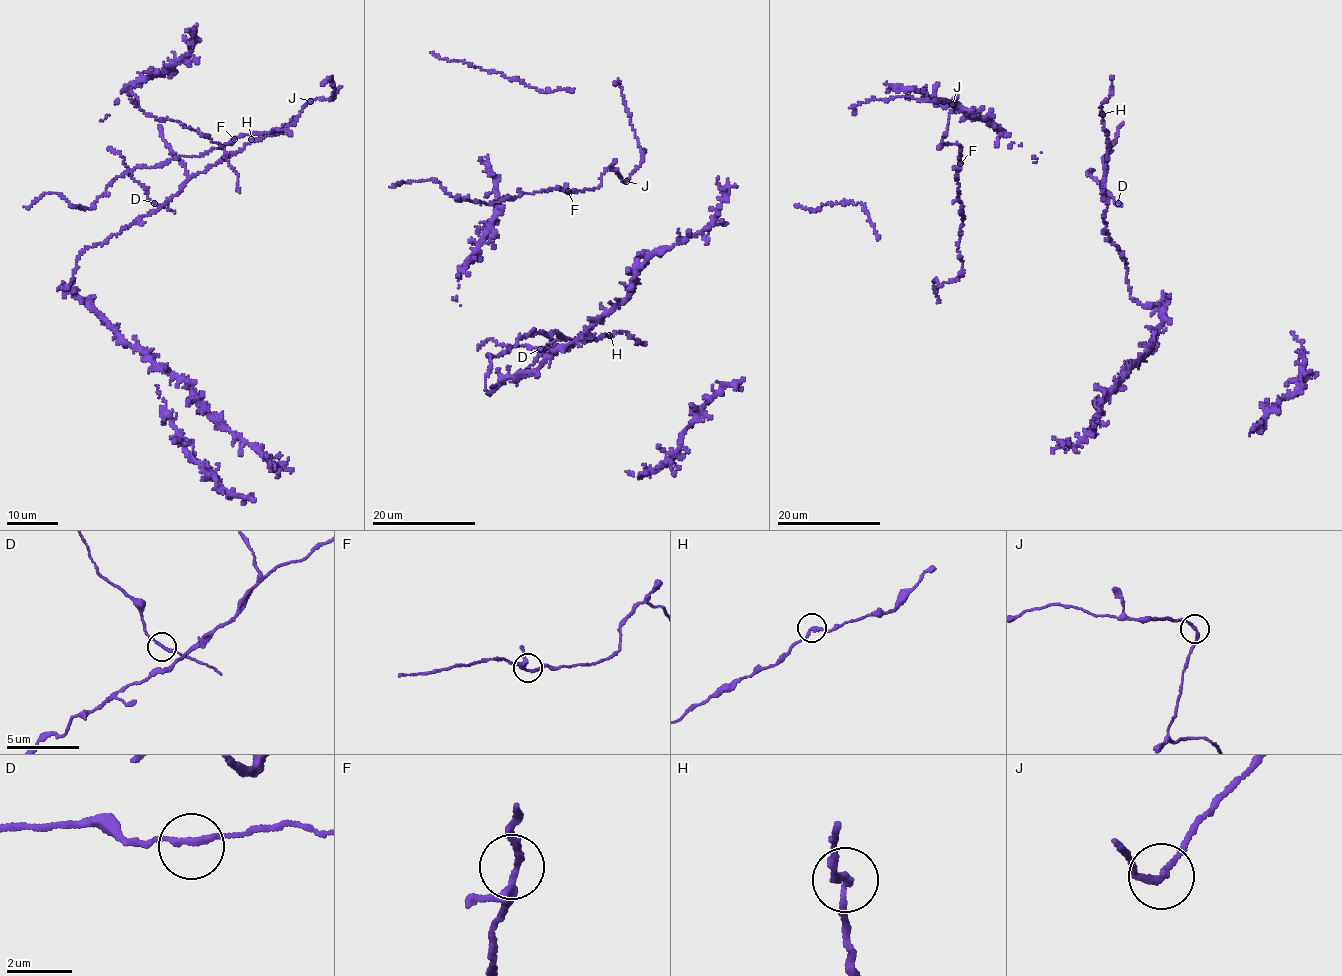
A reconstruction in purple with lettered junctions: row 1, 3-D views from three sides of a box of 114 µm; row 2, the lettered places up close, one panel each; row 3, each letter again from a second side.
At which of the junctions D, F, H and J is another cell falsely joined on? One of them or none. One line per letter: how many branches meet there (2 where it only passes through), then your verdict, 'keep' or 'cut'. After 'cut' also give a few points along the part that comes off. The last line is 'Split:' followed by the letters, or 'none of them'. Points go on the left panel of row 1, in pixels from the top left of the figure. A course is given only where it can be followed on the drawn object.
D: 2 | keep
F: 2 | keep
H: 2 | keep
J: 2 | keep
Split: none of them

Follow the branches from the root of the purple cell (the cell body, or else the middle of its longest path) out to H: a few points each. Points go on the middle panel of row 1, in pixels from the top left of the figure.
H: (541, 347), (554, 345), (551, 336), (555, 332), (565, 339), (581, 340), (610, 336)

